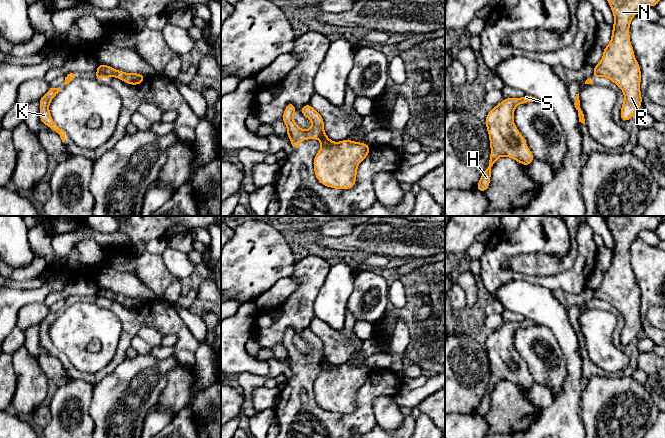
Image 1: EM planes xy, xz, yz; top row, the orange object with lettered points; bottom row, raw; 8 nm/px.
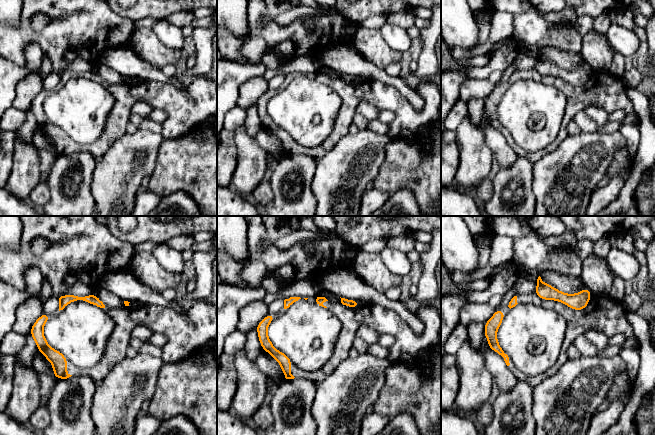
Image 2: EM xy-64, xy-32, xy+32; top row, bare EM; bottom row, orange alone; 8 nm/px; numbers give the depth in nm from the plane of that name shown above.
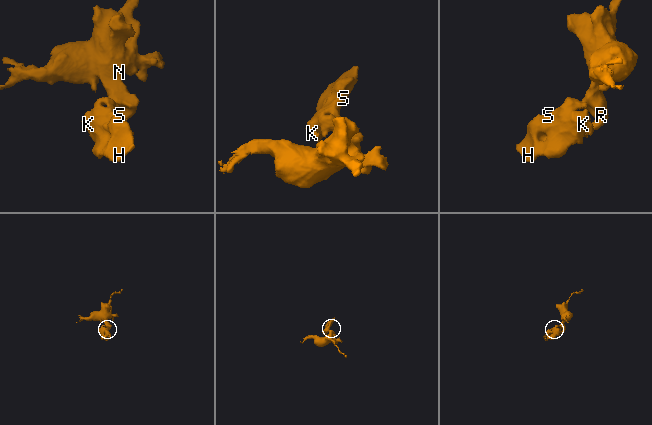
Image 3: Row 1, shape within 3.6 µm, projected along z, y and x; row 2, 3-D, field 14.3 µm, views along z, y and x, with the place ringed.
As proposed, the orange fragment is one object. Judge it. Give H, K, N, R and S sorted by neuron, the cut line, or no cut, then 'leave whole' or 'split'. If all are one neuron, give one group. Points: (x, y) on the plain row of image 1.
H K S / N R | xy (96, 296), (102, 296), (111, 300) | split

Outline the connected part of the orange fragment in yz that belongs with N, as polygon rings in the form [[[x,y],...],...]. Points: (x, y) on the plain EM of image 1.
[[[605,216],[605,220],[612,233],[614,248],[611,264],[593,296],[608,302],[623,315],[620,342],[627,346],[642,328],[641,292],[630,267],[630,247],[642,230],[656,231],[664,216]]]

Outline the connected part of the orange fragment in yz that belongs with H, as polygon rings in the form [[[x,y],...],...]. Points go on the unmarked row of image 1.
[[[524,319],[522,322],[504,322],[501,327],[489,335],[485,348],[489,358],[491,378],[489,389],[482,397],[476,414],[484,417],[488,413],[491,393],[499,381],[510,381],[525,390],[532,387],[534,380],[514,348],[514,333],[519,328],[536,324],[538,323],[528,319]]]

